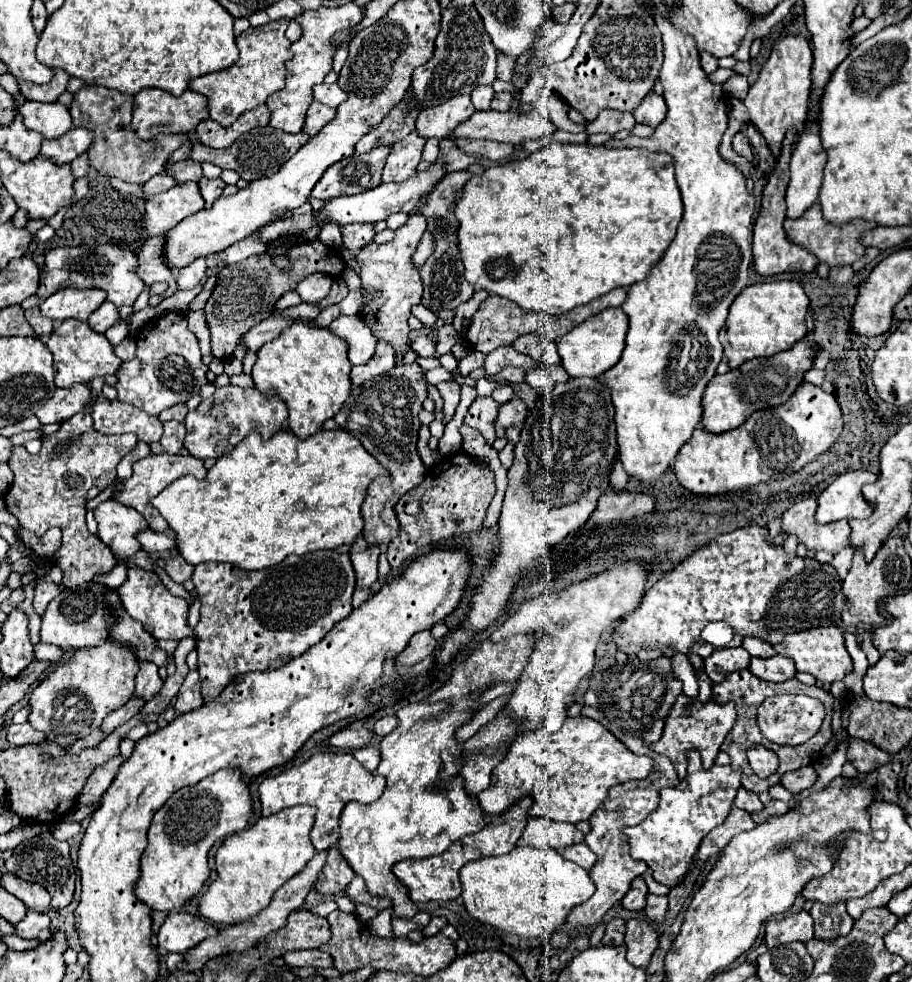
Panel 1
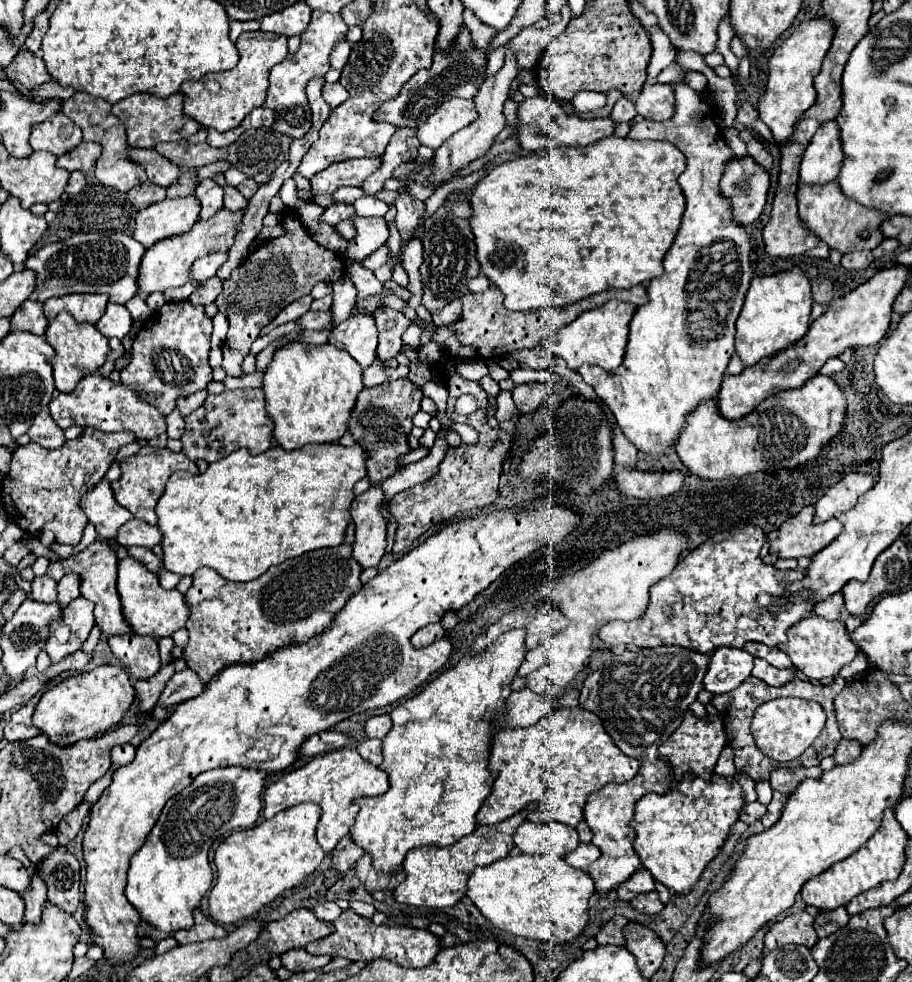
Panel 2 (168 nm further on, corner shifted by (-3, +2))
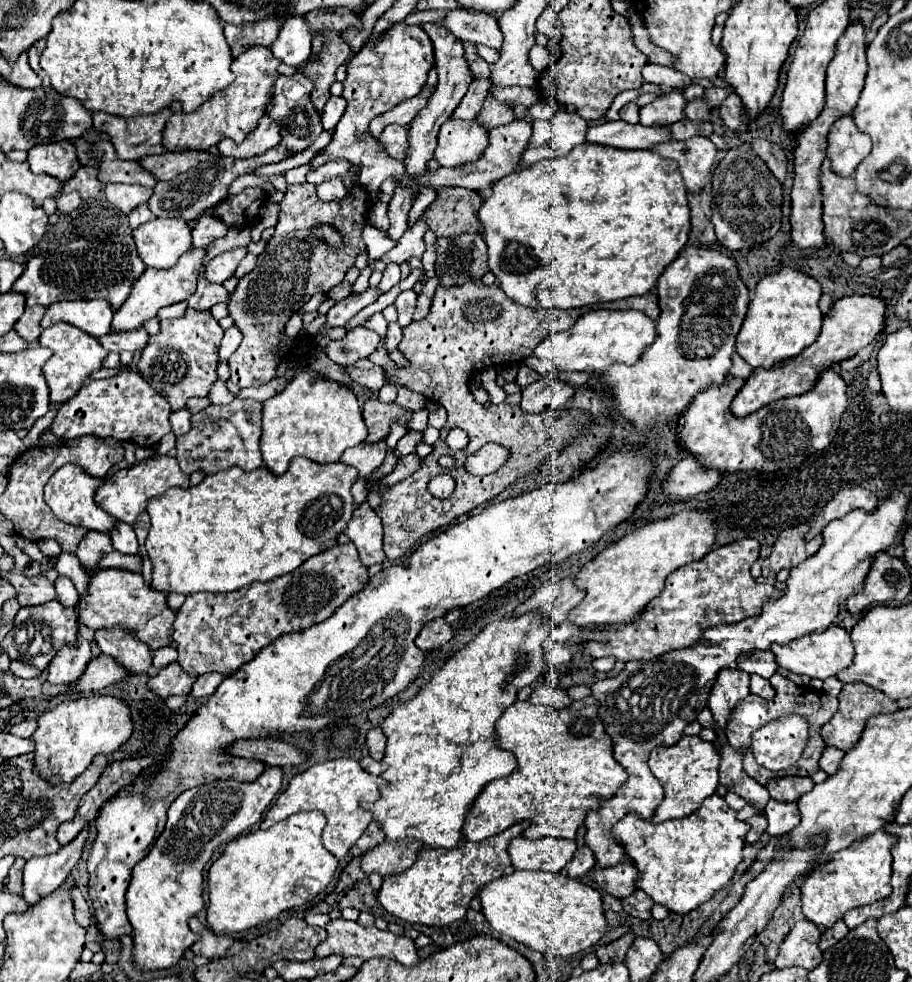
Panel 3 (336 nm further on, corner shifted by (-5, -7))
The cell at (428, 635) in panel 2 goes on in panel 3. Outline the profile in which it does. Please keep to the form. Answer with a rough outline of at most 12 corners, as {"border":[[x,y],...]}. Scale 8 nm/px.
{"border":[[436,618],[420,630],[416,646],[424,652],[448,644],[450,624]]}

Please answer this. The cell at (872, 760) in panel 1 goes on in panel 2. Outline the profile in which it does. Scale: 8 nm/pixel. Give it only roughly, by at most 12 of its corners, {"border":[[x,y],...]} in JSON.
{"border":[[842,739],[836,745],[836,765],[846,765],[862,753],[862,745]]}

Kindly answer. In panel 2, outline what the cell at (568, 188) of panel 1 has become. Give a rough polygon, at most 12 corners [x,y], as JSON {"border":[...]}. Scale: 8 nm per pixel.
{"border":[[606,137],[496,165],[480,271],[510,311],[662,275],[684,155]]}

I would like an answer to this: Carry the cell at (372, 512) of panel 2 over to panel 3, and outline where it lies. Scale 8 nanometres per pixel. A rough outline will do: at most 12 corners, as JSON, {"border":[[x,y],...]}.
{"border":[[364,500],[344,534],[368,568],[386,560],[382,524]]}

